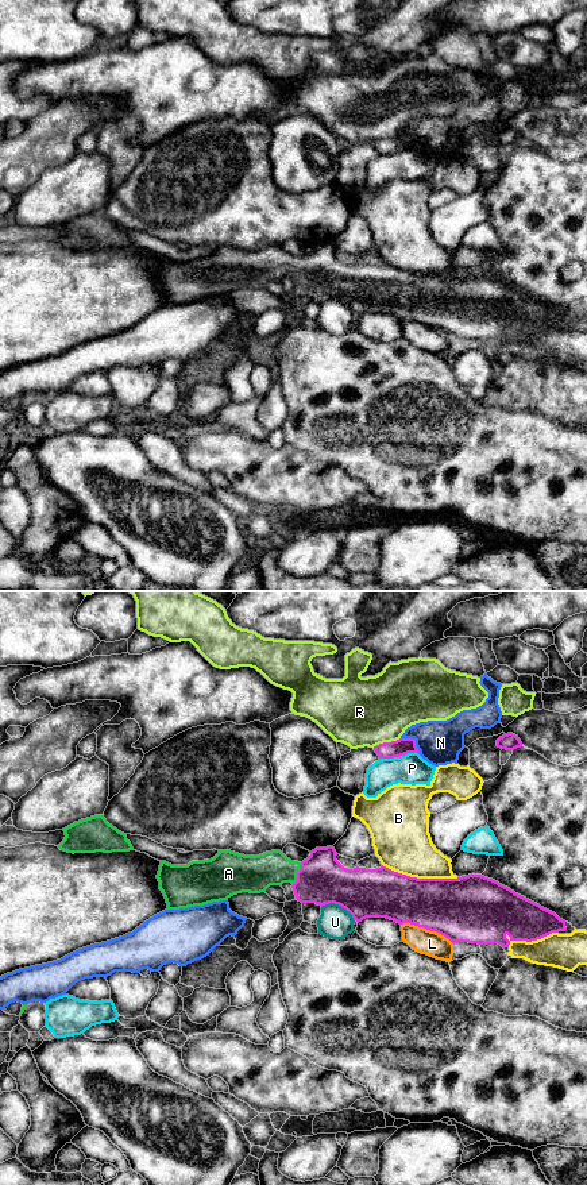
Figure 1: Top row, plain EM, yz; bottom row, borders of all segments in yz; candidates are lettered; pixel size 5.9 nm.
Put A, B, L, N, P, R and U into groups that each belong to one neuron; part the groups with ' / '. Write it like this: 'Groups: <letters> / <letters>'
Groups: A / B / L / N / P / R / U

